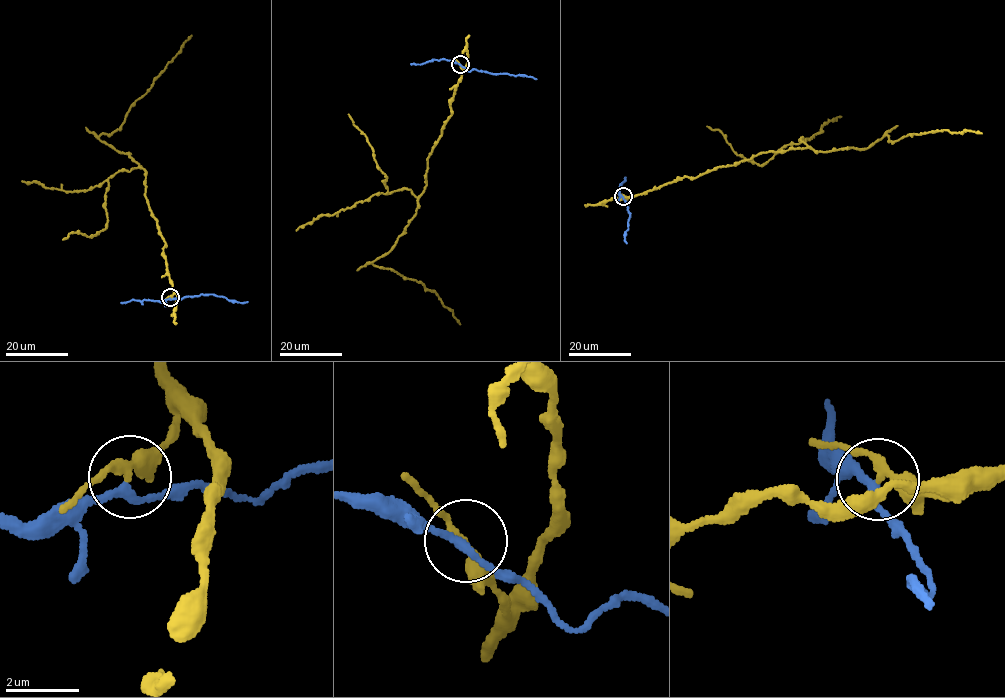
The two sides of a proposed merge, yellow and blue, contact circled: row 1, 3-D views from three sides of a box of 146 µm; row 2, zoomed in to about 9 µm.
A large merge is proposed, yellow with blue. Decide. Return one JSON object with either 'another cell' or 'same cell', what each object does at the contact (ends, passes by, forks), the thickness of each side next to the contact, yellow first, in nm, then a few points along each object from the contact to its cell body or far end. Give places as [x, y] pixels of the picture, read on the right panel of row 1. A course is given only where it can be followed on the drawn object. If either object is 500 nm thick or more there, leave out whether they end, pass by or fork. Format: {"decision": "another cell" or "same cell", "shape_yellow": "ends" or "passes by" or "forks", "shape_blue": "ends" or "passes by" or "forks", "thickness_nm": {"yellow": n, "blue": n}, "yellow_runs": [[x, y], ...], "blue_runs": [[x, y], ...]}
{"decision": "another cell", "shape_yellow": "passes by", "shape_blue": "passes by", "thickness_nm": {"yellow": 260, "blue": 200}, "yellow_runs": [[623, 196], [770, 151], [860, 149], [884, 136], [892, 142], [944, 129], [982, 133]], "blue_runs": [[623, 197], [630, 217], [627, 243]]}

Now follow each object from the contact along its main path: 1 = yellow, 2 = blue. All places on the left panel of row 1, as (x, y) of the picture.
1: (170, 297), (166, 242), (145, 196), (146, 172), (98, 137), (119, 129), (128, 109), (192, 35)
2: (170, 298), (209, 294), (239, 302), (248, 301)

